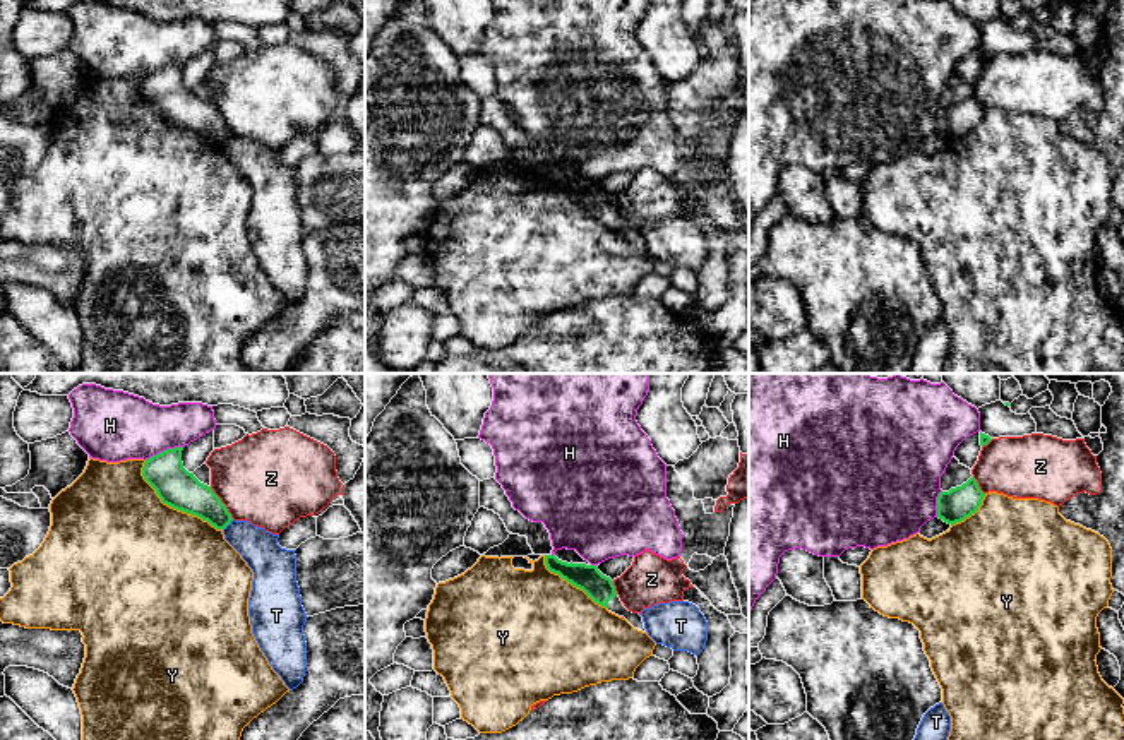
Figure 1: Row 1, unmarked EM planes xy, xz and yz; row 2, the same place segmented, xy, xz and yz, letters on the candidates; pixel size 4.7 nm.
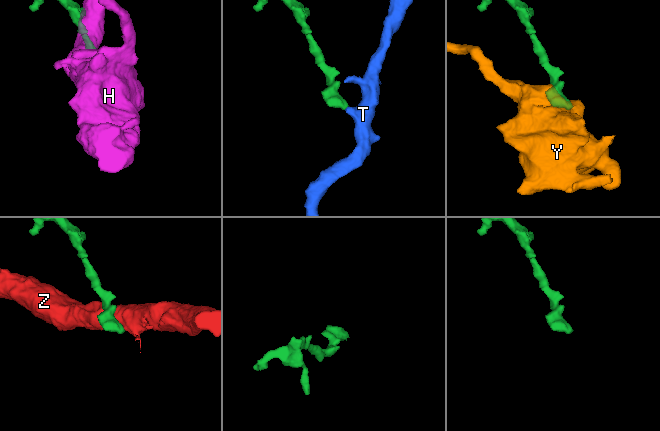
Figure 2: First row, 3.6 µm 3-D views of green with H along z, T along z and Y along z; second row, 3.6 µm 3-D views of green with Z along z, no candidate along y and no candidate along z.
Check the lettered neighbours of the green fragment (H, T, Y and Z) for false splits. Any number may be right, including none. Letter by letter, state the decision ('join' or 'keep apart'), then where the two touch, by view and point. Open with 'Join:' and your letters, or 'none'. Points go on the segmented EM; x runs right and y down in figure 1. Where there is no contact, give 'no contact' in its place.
Join: none
H: keep apart | xy (163, 451)
T: keep apart | xy (228, 523)
Y: keep apart | xy (173, 507)
Z: keep apart | xy (221, 502)

